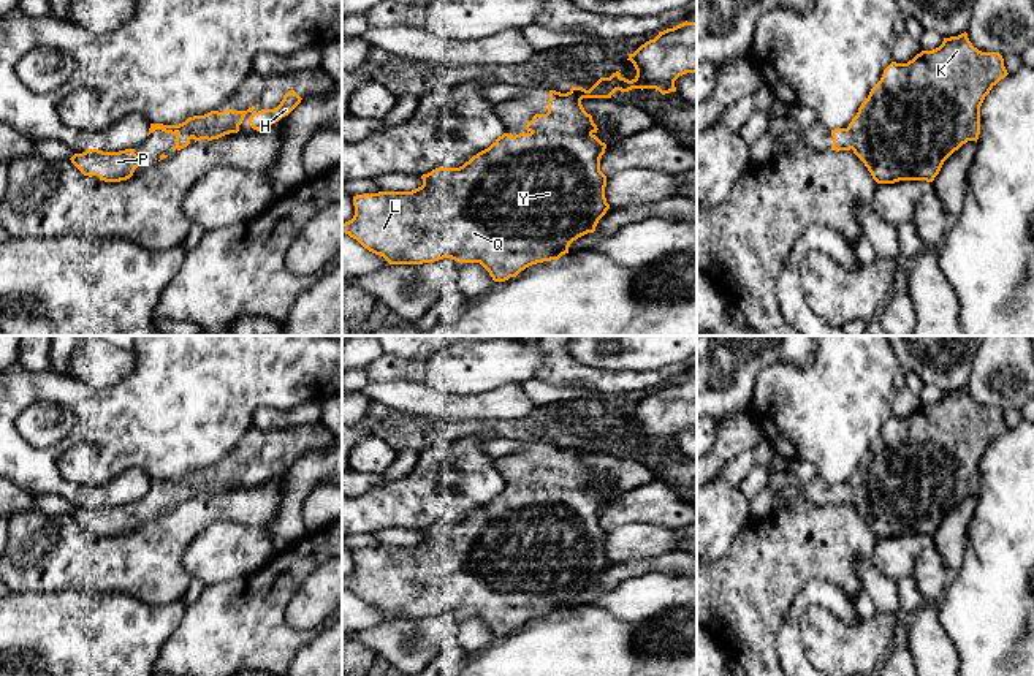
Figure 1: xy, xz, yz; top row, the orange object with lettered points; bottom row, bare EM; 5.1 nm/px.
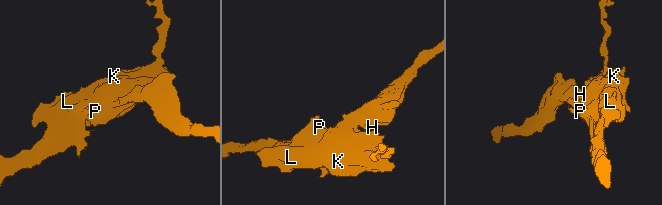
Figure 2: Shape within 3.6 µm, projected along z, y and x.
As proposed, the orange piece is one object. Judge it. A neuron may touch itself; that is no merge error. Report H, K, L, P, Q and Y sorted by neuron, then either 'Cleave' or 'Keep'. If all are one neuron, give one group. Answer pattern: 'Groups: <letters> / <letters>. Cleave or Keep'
Groups: H K L P Q Y. Keep

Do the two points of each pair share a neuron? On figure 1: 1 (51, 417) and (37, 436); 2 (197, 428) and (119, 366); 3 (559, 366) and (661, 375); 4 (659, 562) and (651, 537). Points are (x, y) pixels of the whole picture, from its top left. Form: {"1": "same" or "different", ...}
{"1": "same", "2": "different", "3": "same", "4": "different"}

